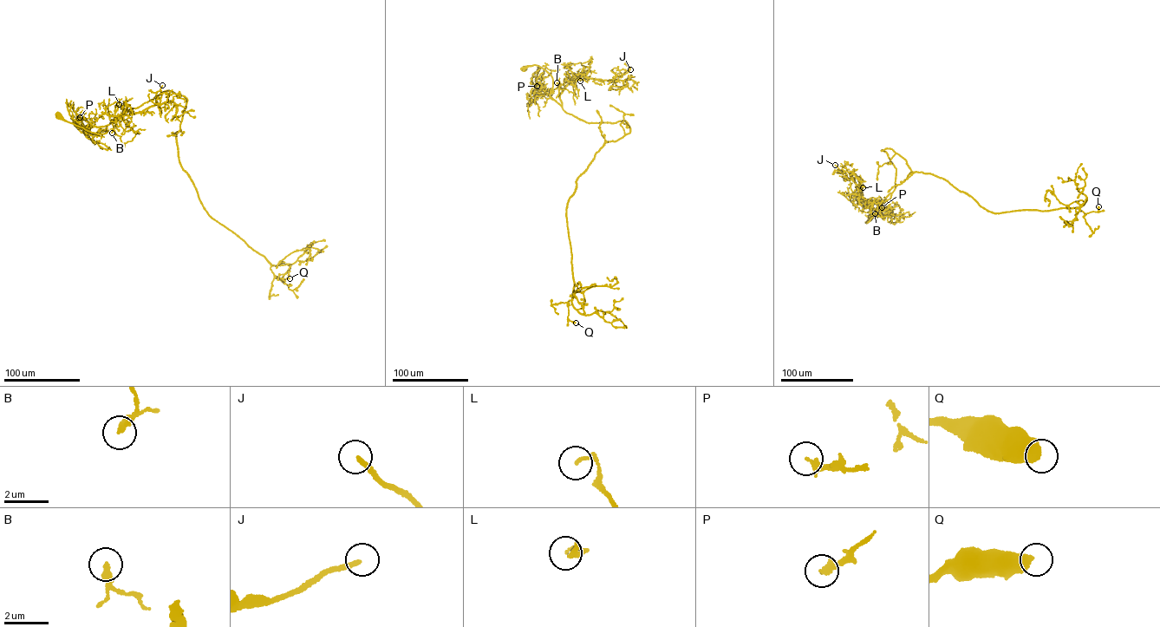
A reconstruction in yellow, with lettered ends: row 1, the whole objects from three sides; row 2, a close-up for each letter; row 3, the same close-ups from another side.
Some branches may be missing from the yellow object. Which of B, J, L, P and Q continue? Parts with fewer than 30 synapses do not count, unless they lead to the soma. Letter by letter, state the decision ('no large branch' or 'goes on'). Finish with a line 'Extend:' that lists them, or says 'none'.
B: no large branch
J: goes on
L: no large branch
P: no large branch
Q: no large branch
Extend: J

